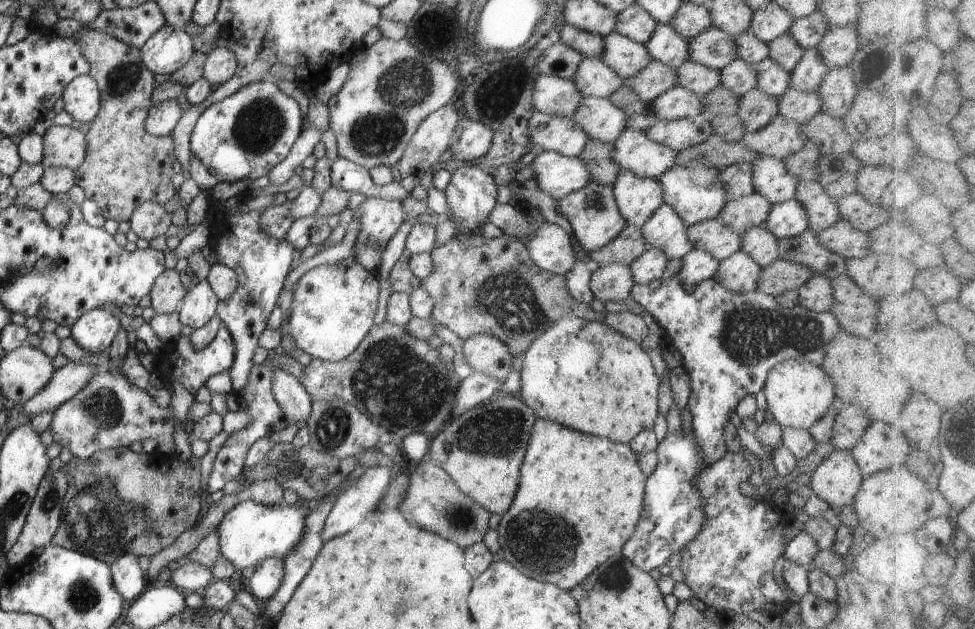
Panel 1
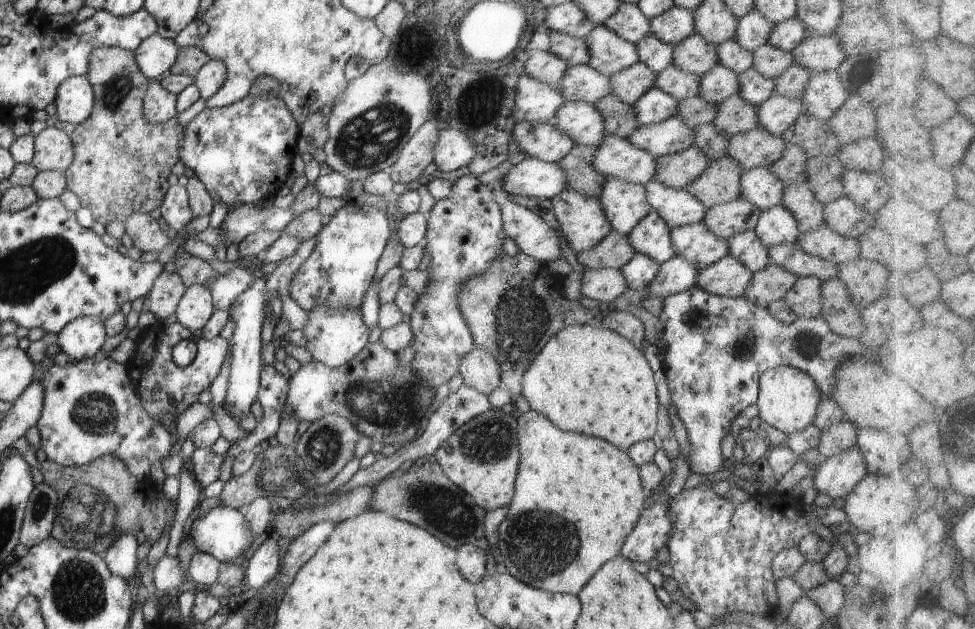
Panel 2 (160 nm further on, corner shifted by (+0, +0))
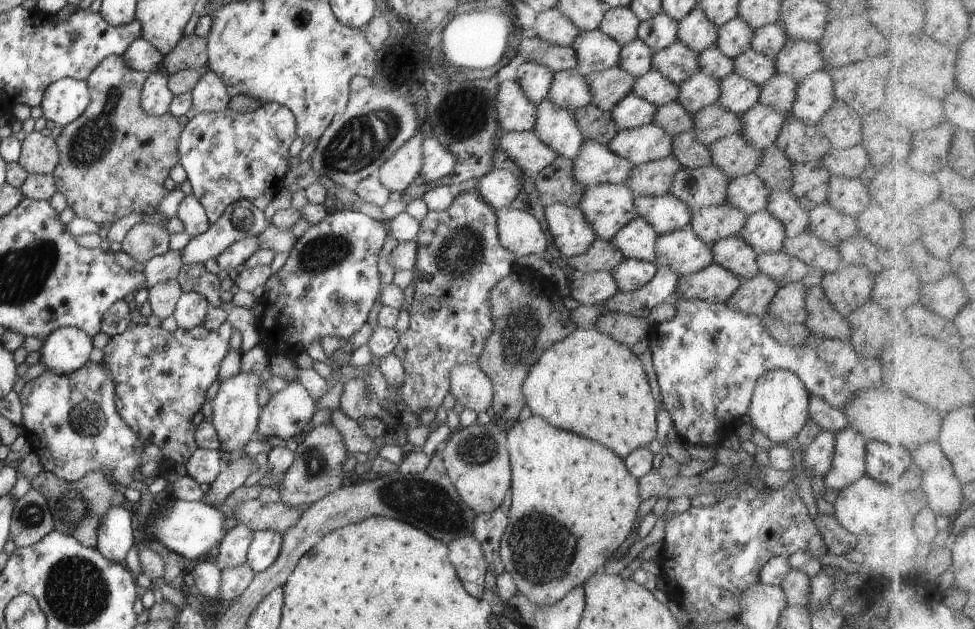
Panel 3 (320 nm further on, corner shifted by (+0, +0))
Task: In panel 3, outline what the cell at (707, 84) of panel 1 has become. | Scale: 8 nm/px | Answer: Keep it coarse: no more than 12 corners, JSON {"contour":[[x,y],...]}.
{"contour":[[650,69],[631,93],[659,107],[677,99],[679,85]]}

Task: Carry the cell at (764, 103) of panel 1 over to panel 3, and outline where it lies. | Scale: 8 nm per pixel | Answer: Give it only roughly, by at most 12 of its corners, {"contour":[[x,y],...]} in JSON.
{"contour":[[716,103],[693,114],[703,145],[741,132],[741,116]]}

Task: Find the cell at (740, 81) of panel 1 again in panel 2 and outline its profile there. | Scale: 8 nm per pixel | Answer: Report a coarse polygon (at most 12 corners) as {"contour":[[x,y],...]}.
{"contour":[[715,64],[699,77],[698,96],[718,106],[739,91],[739,74]]}

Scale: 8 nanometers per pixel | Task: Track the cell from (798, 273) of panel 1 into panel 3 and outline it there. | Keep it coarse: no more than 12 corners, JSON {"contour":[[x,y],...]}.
{"contour":[[758,273],[727,300],[732,310],[767,314],[779,284]]}

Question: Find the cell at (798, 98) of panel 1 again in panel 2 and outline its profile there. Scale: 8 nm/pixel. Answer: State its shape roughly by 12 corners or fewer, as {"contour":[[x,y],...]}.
{"contour":[[770,95],[758,124],[780,137],[804,114],[801,99]]}

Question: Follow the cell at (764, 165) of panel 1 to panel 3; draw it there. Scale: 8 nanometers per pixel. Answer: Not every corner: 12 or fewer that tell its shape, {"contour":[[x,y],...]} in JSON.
{"contour":[[750,173],[728,183],[725,204],[750,216],[771,190]]}

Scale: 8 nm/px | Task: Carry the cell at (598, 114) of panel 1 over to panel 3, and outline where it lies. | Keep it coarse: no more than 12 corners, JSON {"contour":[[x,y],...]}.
{"contour":[[537,103],[533,131],[570,160],[585,141],[573,112]]}

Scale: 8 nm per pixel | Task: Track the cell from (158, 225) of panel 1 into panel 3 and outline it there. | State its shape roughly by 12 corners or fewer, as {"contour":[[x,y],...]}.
{"contour":[[140,222],[122,240],[137,262],[166,254],[170,233]]}

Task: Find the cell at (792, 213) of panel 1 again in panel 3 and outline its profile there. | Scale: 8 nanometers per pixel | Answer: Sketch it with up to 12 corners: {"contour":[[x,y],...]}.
{"contour":[[768,211],[751,214],[740,232],[755,251],[775,253],[786,238]]}

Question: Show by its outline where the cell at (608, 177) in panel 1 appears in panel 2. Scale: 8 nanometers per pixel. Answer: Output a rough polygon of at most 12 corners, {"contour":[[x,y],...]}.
{"contour":[[574,145],[557,162],[566,188],[598,197],[607,179],[594,170],[596,148]]}

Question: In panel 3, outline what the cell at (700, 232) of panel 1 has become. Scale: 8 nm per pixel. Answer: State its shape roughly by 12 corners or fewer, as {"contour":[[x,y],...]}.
{"contour":[[690,226],[658,235],[657,268],[680,277],[713,262]]}

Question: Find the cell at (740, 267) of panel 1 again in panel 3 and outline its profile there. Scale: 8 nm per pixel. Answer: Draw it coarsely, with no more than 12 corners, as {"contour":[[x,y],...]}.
{"contour":[[718,263],[678,279],[673,299],[725,303],[743,280]]}

